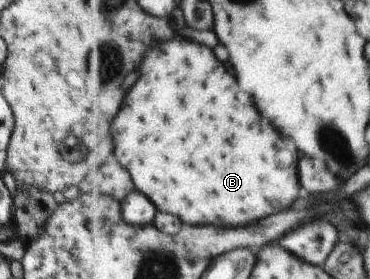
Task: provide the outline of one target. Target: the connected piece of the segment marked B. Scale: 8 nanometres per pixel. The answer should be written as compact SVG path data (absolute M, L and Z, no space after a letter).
M172 39L170 43L162 43L162 47L152 47L146 53L146 59L142 61L138 71L140 71L140 79L126 93L126 99L122 103L122 111L118 113L118 117L112 123L112 135L114 135L114 141L116 141L116 157L134 175L136 190L144 191L154 201L160 212L166 211L169 214L180 215L188 223L202 223L202 221L214 223L214 221L218 221L220 225L232 223L234 227L240 227L240 225L254 223L260 217L290 209L290 205L296 201L296 197L300 193L300 179L298 179L300 153L298 153L298 147L296 147L294 139L290 139L288 135L282 135L260 113L260 109L254 103L254 97L240 89L236 77L226 71L226 67L218 61L218 57L214 55L214 51L210 47L206 47L202 43L196 43L196 41L192 43L190 39Z

